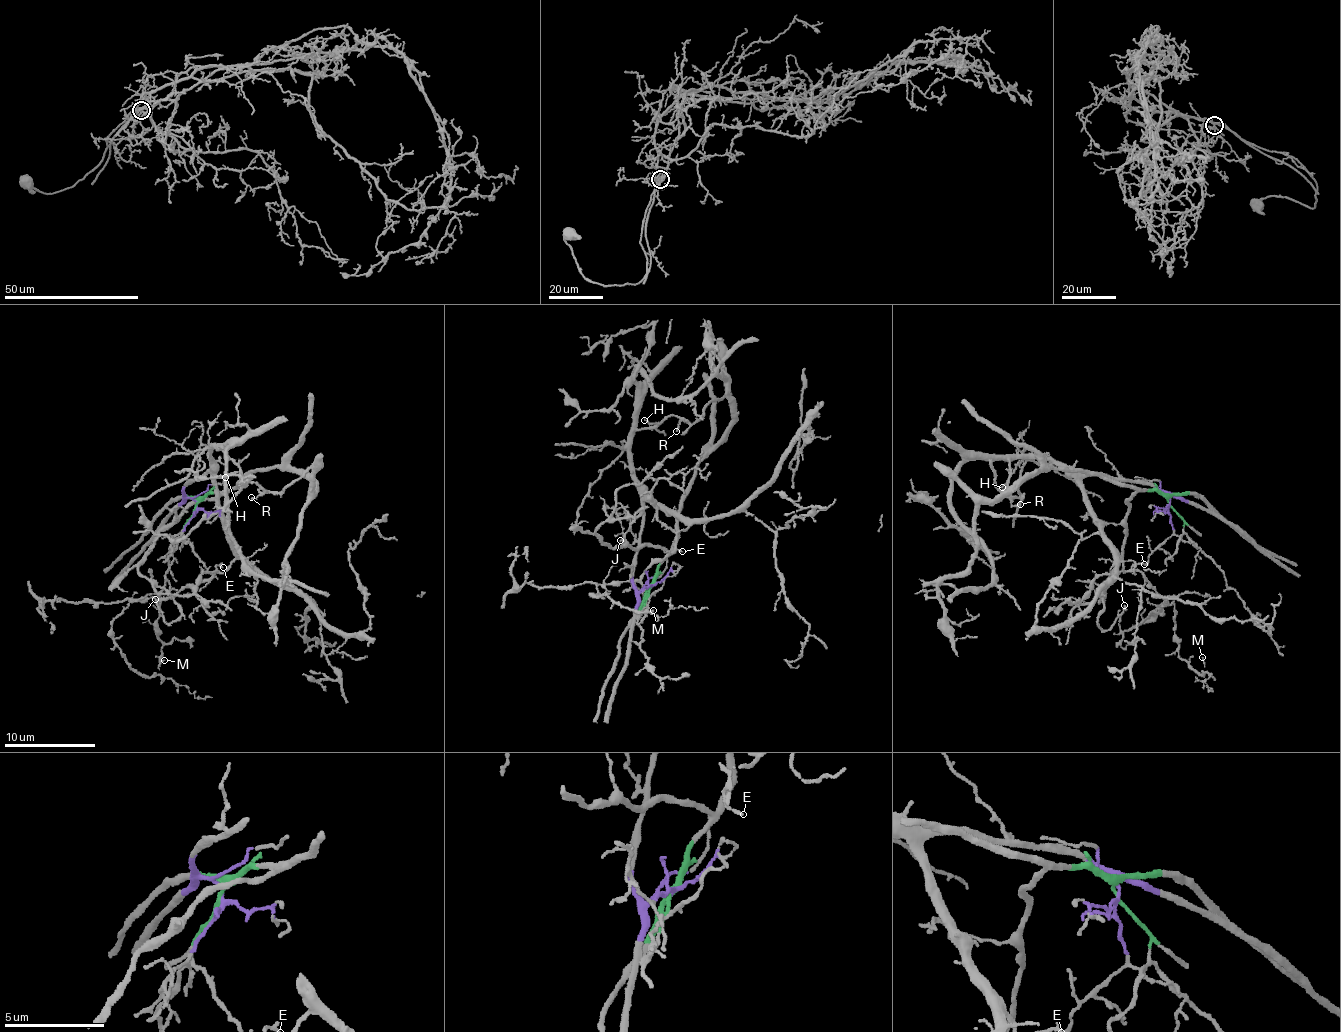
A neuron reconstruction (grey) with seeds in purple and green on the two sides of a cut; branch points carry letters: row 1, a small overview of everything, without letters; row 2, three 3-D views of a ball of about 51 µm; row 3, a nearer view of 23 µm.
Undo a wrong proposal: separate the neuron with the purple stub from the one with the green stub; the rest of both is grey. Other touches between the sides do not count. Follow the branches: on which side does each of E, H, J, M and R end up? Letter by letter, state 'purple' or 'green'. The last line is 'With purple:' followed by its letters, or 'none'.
E: purple
H: purple
J: green
M: purple
R: purple
With purple: E, H, M, R

